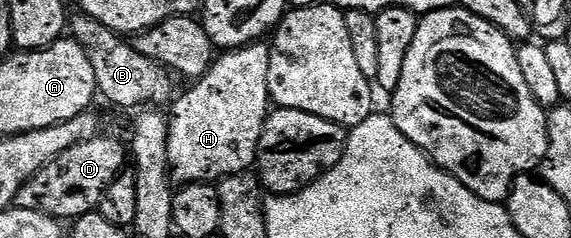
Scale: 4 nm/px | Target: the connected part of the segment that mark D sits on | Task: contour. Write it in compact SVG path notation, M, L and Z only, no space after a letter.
M98 134L82 144L63 150L46 168L39 170L21 187L17 195L16 207L35 210L47 214L58 221L76 221L78 216L94 211L100 205L103 194L120 172L127 168L127 148L113 136Z

